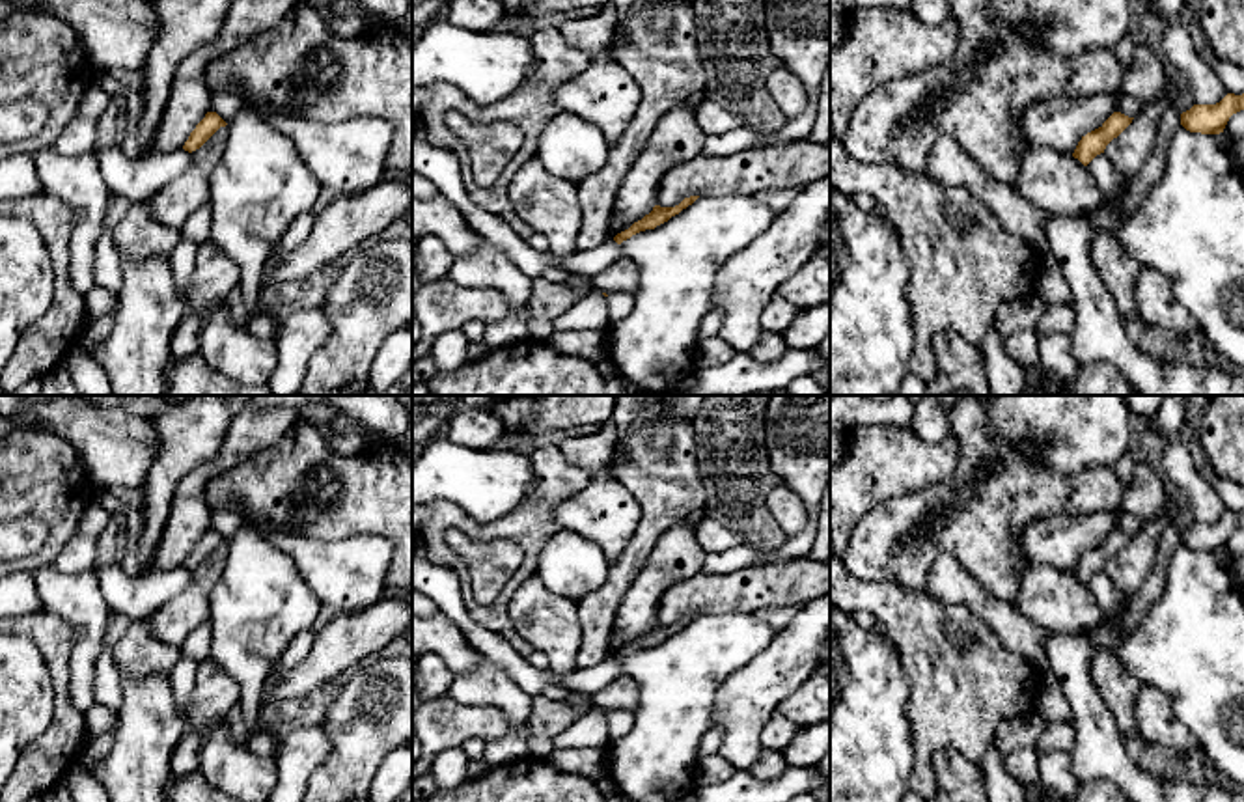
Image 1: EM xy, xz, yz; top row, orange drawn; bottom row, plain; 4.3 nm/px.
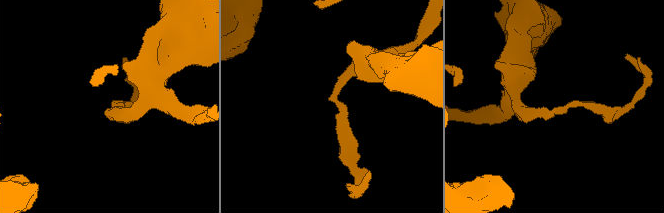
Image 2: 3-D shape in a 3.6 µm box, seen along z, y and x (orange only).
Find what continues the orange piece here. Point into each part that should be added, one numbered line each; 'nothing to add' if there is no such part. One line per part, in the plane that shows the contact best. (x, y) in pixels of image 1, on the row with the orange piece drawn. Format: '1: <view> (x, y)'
nothing to add

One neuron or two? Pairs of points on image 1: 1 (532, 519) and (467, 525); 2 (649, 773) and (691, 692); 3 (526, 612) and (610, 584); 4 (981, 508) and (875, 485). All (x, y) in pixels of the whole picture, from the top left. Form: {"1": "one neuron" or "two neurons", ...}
{"1": "one neuron", "2": "one neuron", "3": "two neurons", "4": "two neurons"}

